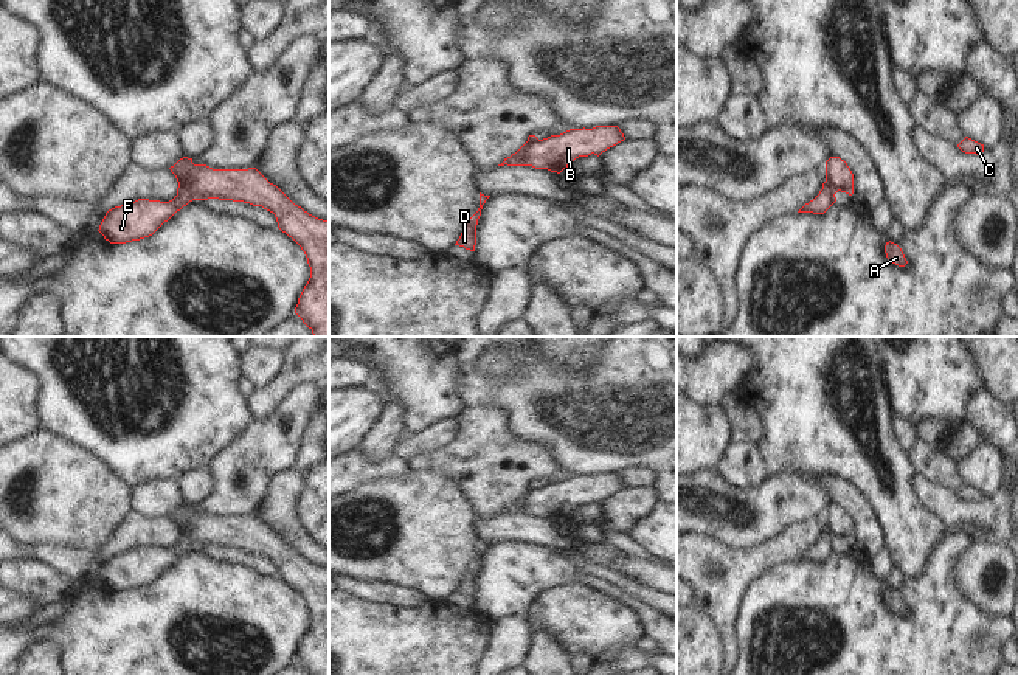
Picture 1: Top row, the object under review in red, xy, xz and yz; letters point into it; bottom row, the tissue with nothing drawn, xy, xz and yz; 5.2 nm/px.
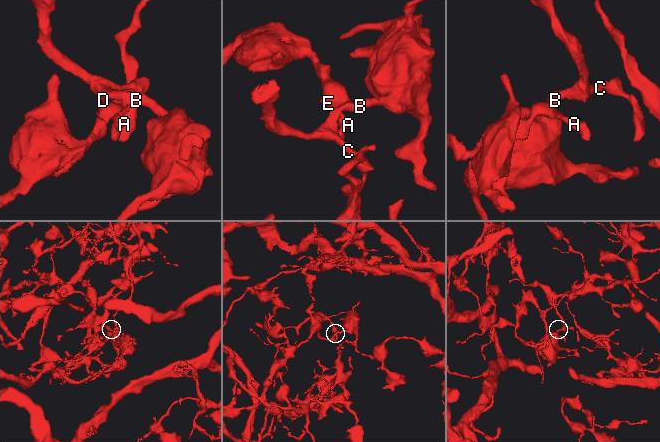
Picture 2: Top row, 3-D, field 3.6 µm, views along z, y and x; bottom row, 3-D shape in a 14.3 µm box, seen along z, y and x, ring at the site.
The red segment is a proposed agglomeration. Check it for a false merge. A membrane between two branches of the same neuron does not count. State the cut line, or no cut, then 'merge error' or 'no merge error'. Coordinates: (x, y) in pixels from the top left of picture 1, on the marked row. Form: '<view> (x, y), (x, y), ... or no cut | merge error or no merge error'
xy (180, 183), (193, 199) | merge error

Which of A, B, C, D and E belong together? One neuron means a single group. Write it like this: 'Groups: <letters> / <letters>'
Groups: A E / B C D

